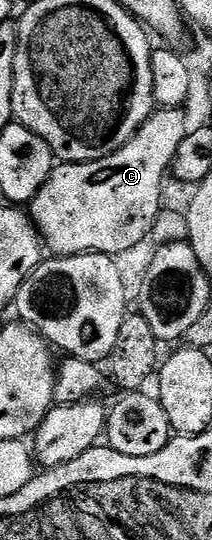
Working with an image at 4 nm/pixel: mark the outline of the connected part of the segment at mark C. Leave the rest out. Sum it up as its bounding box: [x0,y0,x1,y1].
[27,108,187,257]

